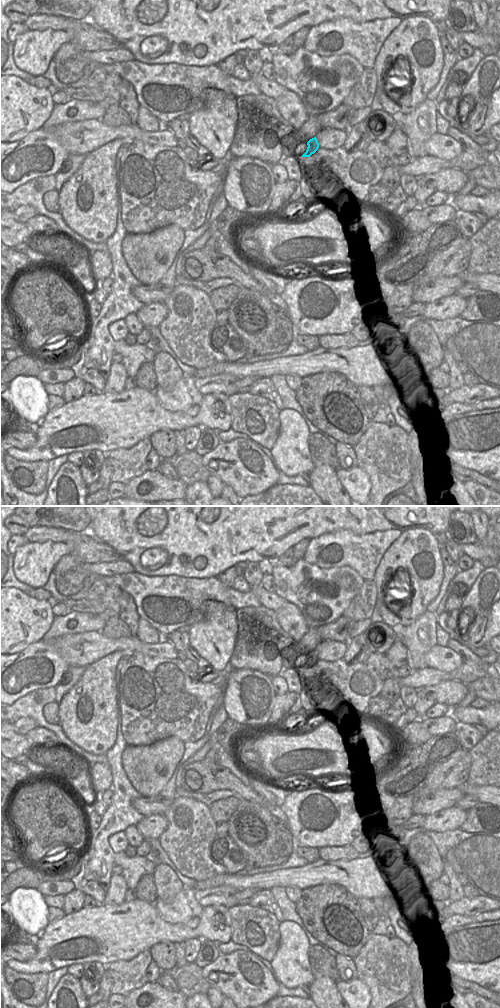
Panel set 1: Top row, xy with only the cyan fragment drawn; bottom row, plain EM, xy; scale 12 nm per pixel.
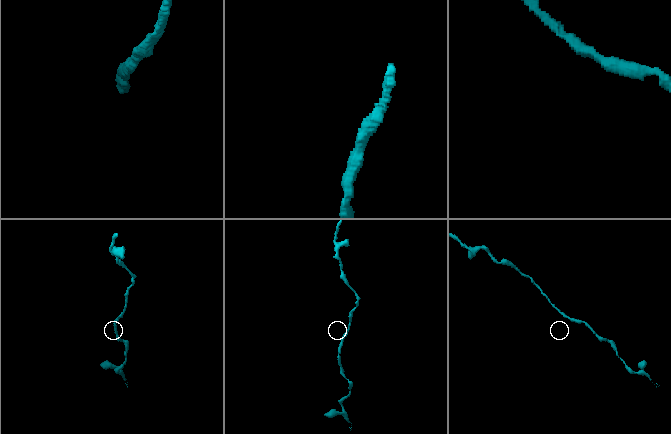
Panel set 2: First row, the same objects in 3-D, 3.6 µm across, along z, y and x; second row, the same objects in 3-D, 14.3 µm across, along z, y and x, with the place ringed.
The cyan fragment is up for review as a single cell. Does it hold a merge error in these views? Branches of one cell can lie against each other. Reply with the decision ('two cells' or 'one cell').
one cell

